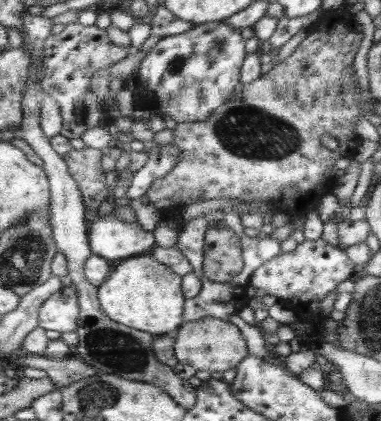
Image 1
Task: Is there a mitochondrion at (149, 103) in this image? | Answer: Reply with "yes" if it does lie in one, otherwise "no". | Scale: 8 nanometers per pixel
no

